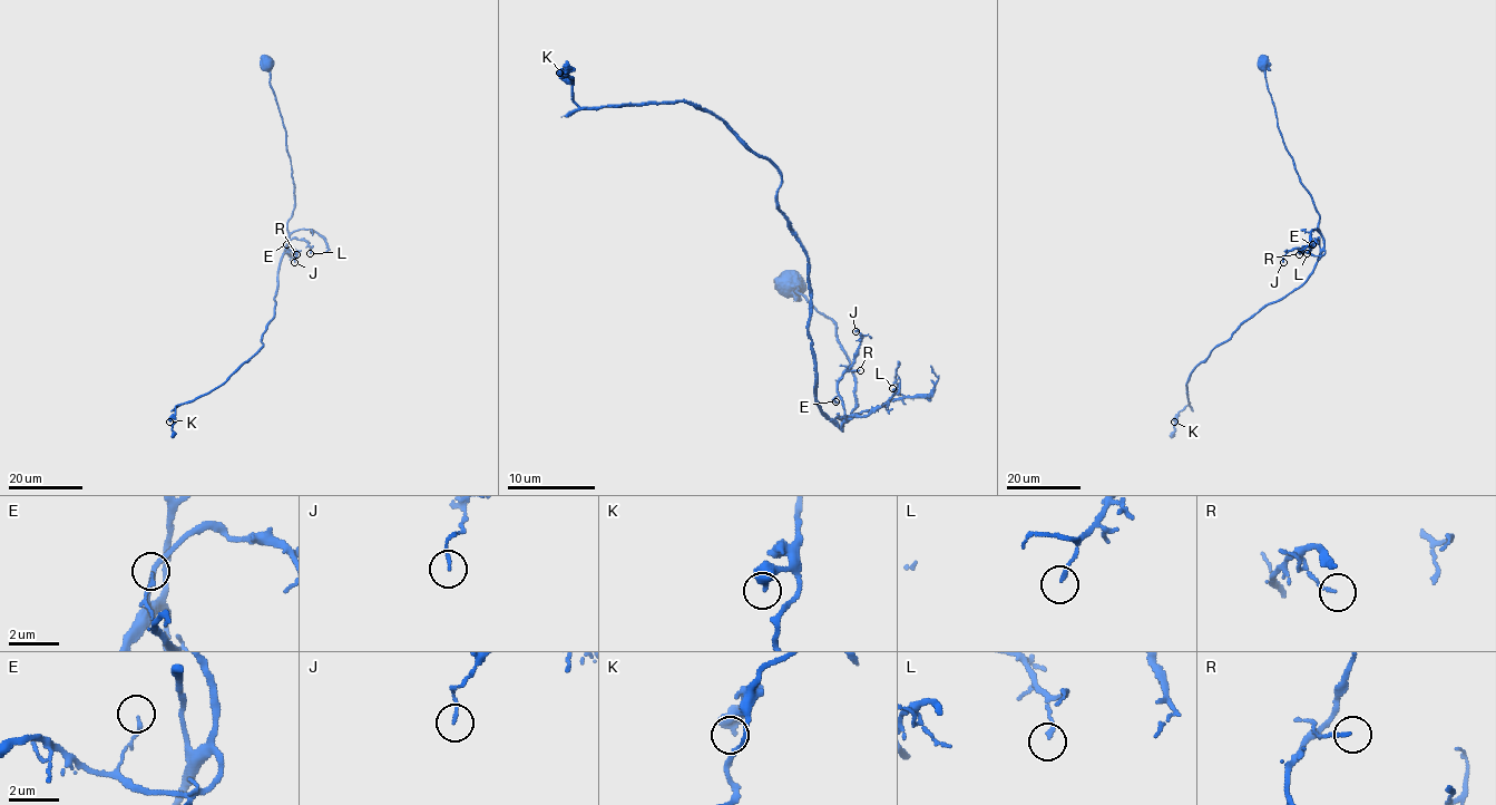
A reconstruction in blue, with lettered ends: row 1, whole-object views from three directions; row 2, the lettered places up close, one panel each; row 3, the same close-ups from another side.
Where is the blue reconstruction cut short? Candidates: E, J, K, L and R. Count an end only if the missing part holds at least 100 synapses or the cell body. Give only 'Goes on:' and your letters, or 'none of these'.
Goes on: none of these

